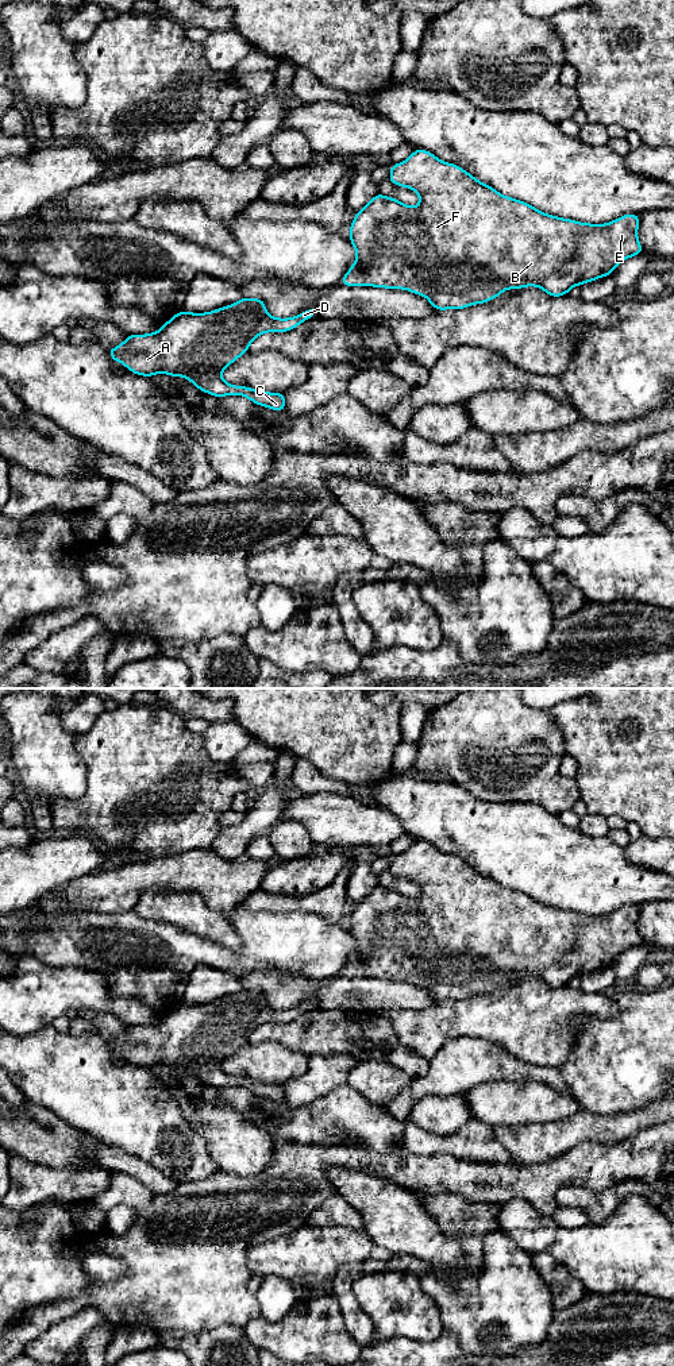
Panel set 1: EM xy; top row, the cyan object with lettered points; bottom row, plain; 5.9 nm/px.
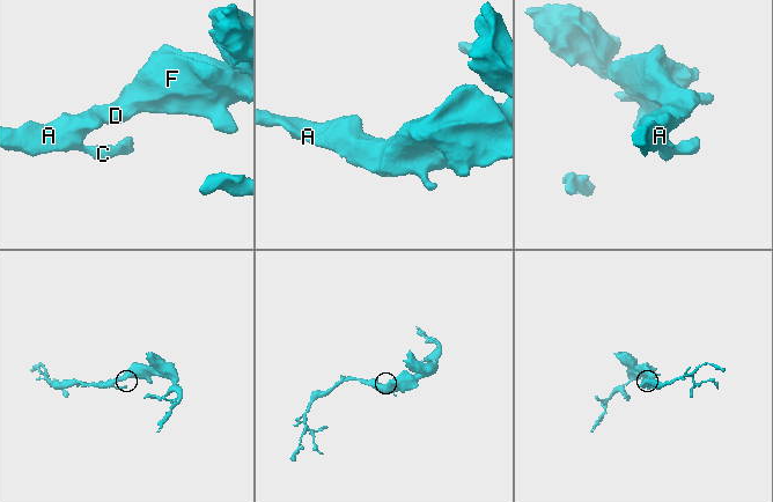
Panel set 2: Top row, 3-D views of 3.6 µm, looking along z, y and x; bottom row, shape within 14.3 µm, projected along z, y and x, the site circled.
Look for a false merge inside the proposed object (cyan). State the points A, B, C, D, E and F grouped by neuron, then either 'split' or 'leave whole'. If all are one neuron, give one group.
A B C D E F; leave whole

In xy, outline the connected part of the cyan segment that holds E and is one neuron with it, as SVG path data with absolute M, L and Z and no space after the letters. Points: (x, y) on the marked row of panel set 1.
M416 148L404 162L390 165L389 181L413 189L420 205L409 207L377 193L355 213L348 239L357 251L357 261L339 281L343 286L404 289L427 297L436 310L463 309L497 298L505 289L524 286L538 286L551 297L561 297L575 285L611 275L624 259L644 252L638 240L640 215L628 213L608 224L555 217L500 194L458 165L443 162L427 150Z

